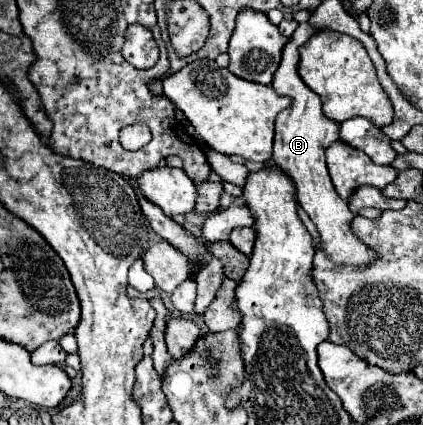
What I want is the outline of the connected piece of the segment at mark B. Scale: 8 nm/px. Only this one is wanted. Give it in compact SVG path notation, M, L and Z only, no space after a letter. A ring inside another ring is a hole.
M309 22L299 24L289 42L283 46L283 56L277 72L273 74L273 90L279 96L293 98L291 106L279 112L275 120L275 146L273 146L273 162L283 168L297 188L297 198L301 208L309 214L309 218L315 222L321 240L325 244L325 252L335 264L351 264L361 266L365 262L373 260L373 252L365 248L349 230L349 222L353 220L353 212L349 210L347 202L343 202L341 196L337 196L335 186L331 184L327 166L325 166L325 148L329 142L335 142L339 138L339 124L331 118L327 118L321 110L321 98L309 90L309 86L299 78L299 46L307 42L317 32L315 26Z

